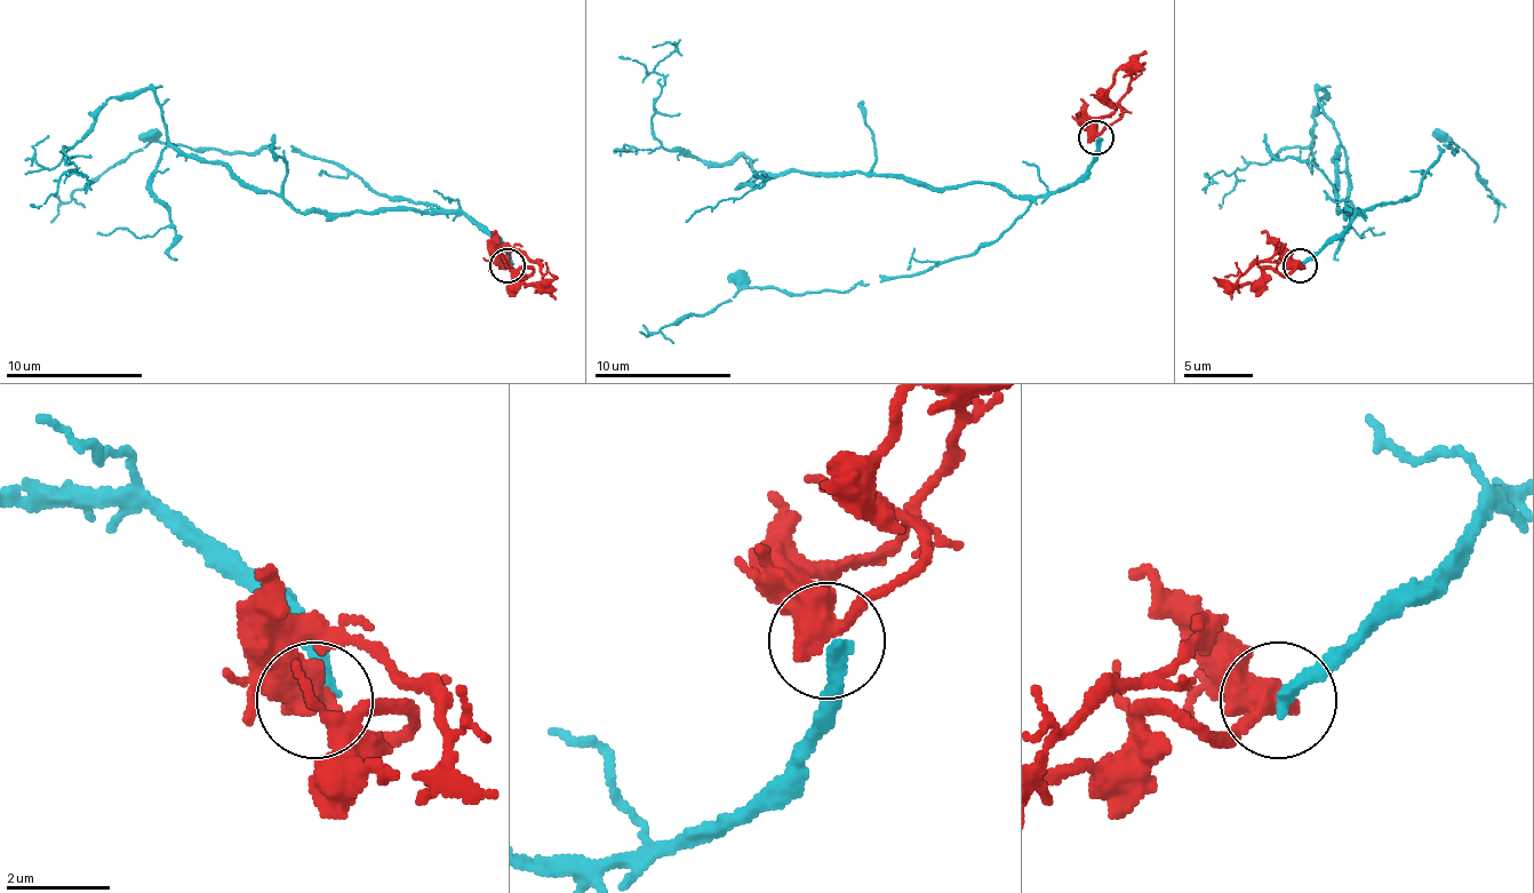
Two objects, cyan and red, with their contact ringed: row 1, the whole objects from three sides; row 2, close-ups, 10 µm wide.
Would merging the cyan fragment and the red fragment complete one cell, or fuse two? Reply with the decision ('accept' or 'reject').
reject

